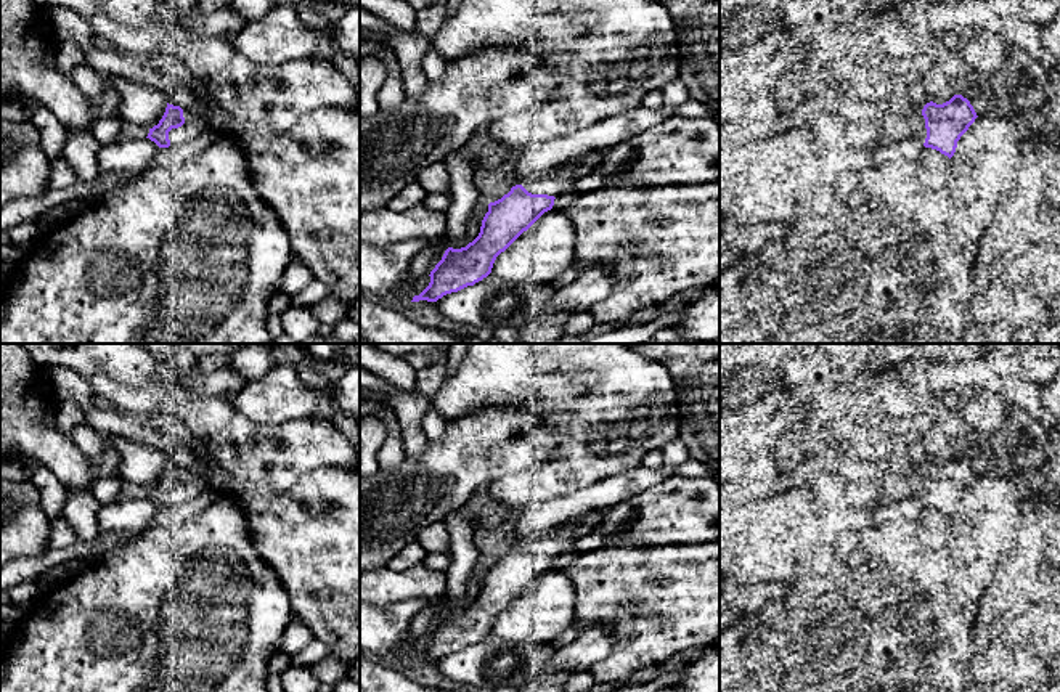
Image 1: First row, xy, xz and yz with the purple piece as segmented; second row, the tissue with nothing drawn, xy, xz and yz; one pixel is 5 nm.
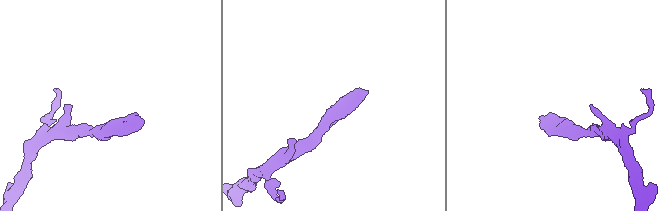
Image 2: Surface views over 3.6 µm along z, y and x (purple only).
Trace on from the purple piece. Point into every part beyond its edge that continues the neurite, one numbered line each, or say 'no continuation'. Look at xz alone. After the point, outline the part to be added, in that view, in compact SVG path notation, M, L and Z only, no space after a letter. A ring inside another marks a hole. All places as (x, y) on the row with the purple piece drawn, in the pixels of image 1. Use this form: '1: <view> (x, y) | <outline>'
1: xz (556, 182) | M573 157L536 178L528 178L522 186L532 194L548 194L554 197L567 194L575 189L575 180L570 177L570 170L580 157Z

